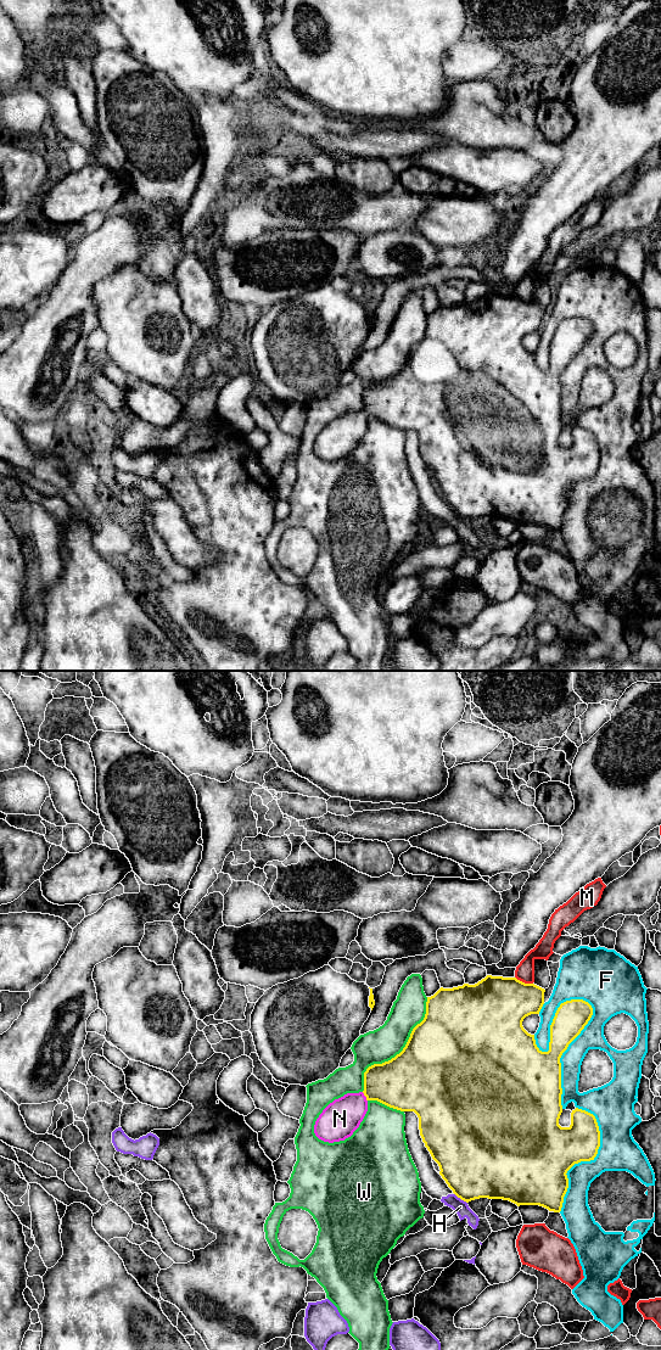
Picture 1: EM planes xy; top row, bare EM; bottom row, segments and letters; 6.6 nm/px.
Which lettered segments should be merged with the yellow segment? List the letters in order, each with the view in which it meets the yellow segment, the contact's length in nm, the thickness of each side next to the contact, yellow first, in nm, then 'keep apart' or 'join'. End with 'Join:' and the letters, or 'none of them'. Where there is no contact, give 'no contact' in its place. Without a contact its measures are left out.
F: xy | 750 nm | 360/160 nm | keep apart
H: xy | 110 nm | 460/90 nm | keep apart
M: xy | 130 nm | 400/130 nm | keep apart
N: xy | 70 nm | 340/240 nm | join
W: xy | 750 nm | 500/220 nm | keep apart
Join: N

